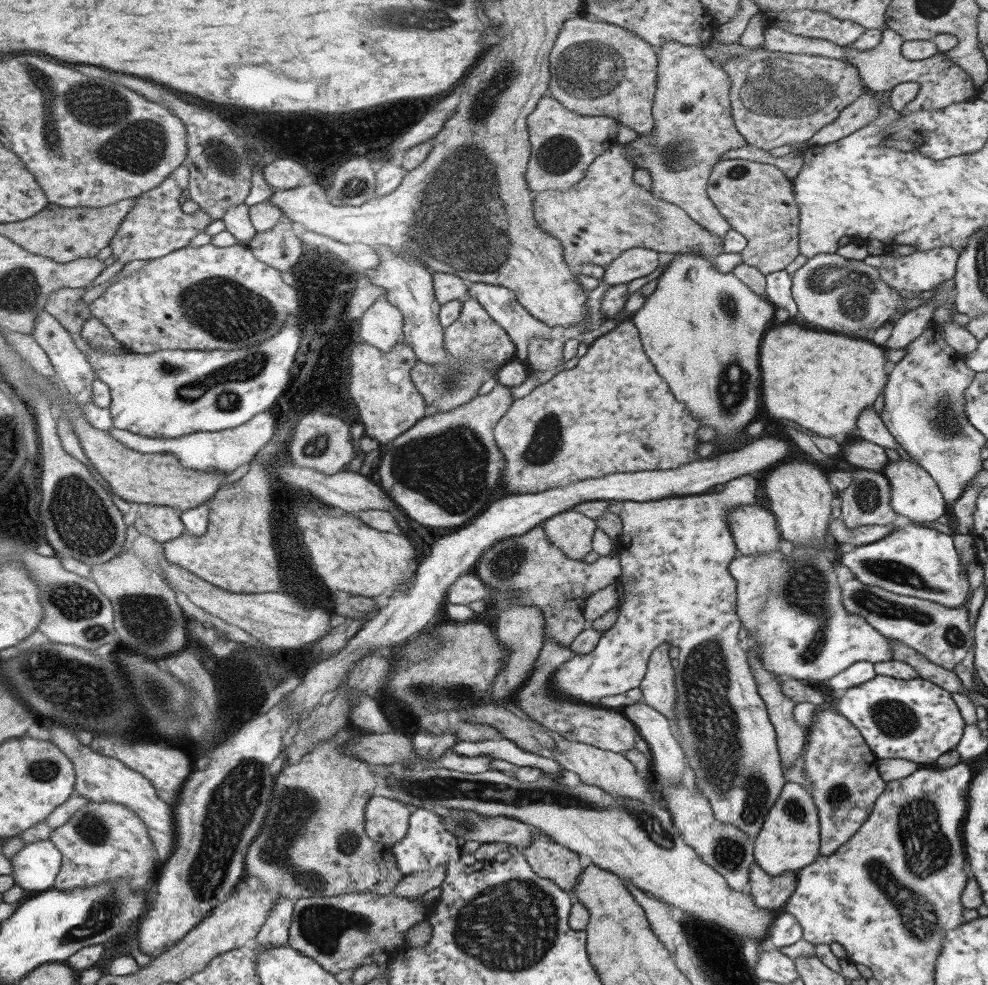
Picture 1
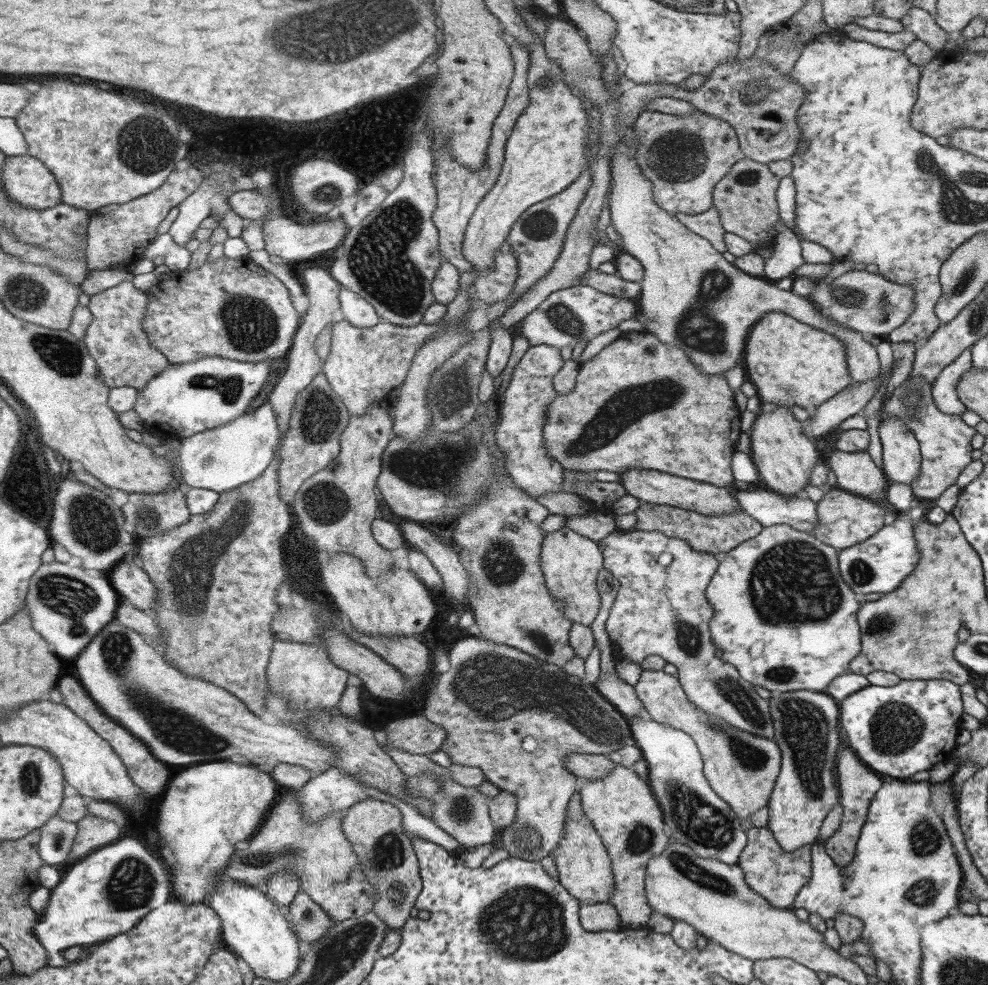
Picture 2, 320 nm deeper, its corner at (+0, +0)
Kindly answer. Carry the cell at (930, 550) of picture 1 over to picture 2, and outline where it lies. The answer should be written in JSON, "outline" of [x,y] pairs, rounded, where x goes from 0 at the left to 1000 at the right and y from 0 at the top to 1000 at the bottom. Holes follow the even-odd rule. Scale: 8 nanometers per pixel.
{"outline":[[[934,507],[934,510],[933,508],[930,508],[928,514],[922,516],[920,521],[916,522],[914,520],[910,520],[910,522],[907,523],[906,528],[902,532],[892,534],[891,537],[886,539],[886,542],[883,542],[880,546],[878,546],[878,548],[874,548],[873,550],[868,550],[867,552],[864,552],[859,556],[848,558],[848,563],[846,565],[848,569],[849,583],[851,584],[853,591],[859,596],[859,599],[862,599],[864,602],[867,603],[868,606],[870,606],[872,604],[880,603],[880,602],[896,603],[905,600],[906,597],[910,595],[910,592],[925,578],[925,575],[928,573],[930,566],[930,559],[929,559],[929,555],[926,554],[924,536],[925,536],[925,530],[934,528],[935,526],[934,520],[936,520],[936,516],[938,516],[938,512],[942,512],[942,510],[936,510],[936,507]]]}

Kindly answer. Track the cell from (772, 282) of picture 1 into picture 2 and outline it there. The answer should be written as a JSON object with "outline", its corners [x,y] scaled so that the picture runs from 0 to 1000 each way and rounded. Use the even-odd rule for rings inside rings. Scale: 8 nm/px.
{"outline":[[[788,222],[784,227],[780,261],[772,268],[771,279],[788,285],[796,280],[802,281],[811,268],[815,268],[815,265],[811,263],[810,246]]]}

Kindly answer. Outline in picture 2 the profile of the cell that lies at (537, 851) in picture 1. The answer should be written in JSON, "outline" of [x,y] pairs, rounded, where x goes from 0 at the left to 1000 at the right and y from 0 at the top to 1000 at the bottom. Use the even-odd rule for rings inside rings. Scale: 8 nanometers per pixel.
{"outline":[[[475,646],[462,651],[452,663],[454,672],[454,680],[444,684],[441,688],[440,697],[431,704],[428,711],[429,719],[427,727],[434,733],[443,735],[450,742],[450,753],[446,757],[451,765],[453,765],[455,776],[464,776],[465,778],[483,778],[488,782],[490,792],[497,794],[505,803],[513,802],[522,810],[522,822],[519,835],[510,841],[507,845],[507,861],[513,863],[516,871],[541,875],[560,865],[565,855],[569,853],[569,845],[571,840],[571,830],[574,828],[574,816],[577,808],[581,805],[582,791],[572,779],[571,770],[575,765],[610,765],[617,764],[621,761],[630,759],[632,756],[643,756],[639,743],[636,740],[636,732],[634,729],[621,721],[619,715],[610,710],[602,703],[602,713],[592,705],[588,690],[582,686],[571,684],[568,678],[564,678],[554,672],[535,666],[526,660],[517,658],[516,656],[506,655],[489,648]]]}

